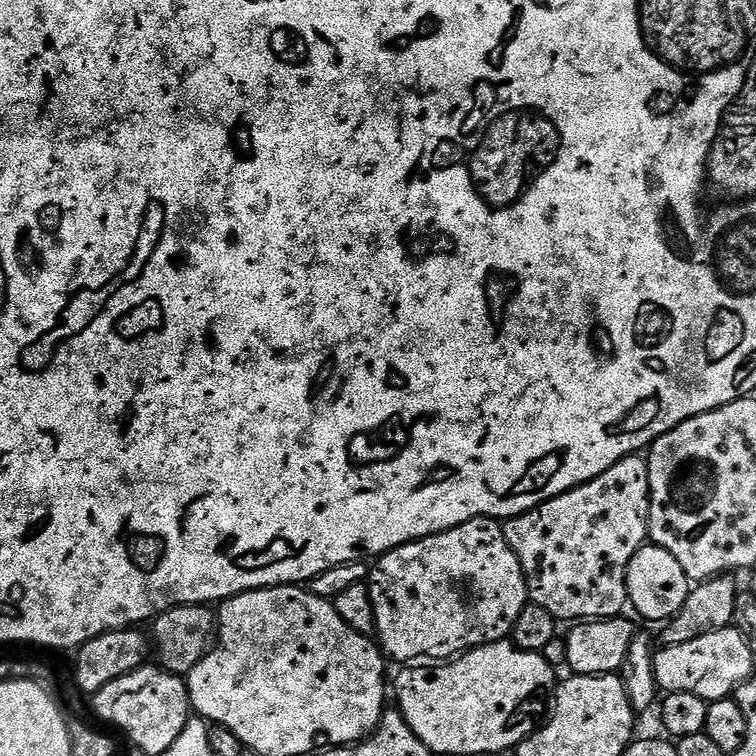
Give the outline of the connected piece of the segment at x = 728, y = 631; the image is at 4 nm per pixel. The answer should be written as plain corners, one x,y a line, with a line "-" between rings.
735,626
723,628
714,634
702,634
702,638
694,638
694,642
670,644
661,649
654,655
654,674
657,689
665,693
698,694
698,698
709,702
726,700
754,672
754,653
750,646
746,646
746,638
742,638

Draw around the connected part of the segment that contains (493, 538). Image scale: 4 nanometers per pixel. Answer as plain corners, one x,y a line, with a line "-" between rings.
490,516
391,548
371,565
366,583
374,606
378,644
389,661
447,662
469,648
507,641
518,614
530,602
522,566
506,542
503,523

